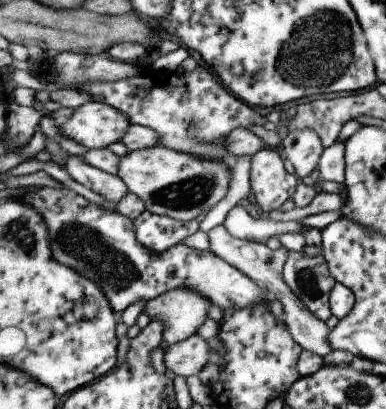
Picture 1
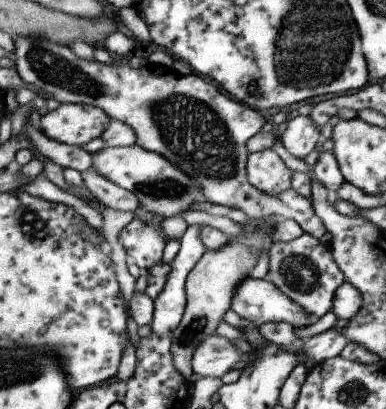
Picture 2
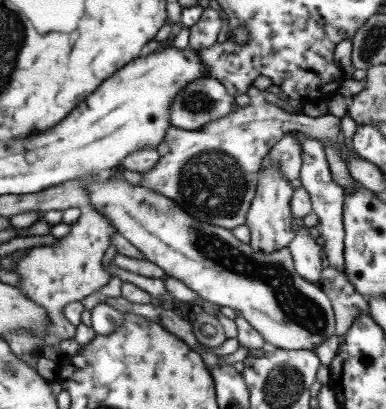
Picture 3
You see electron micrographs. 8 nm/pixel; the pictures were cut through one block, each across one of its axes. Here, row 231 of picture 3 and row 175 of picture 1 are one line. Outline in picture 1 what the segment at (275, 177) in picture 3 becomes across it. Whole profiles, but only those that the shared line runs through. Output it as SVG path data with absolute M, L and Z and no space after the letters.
M265 148L263 152L253 156L253 208L257 212L275 212L297 192L297 176L285 170L285 156L273 148Z

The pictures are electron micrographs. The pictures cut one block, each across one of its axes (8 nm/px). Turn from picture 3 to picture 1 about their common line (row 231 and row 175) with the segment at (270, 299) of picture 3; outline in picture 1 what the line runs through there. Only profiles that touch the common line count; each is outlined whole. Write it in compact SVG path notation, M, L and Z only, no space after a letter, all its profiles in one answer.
M147 148L147 150L135 150L129 152L127 158L121 158L119 164L119 174L127 186L131 188L131 194L135 194L139 200L145 202L145 208L151 210L153 214L159 216L171 216L175 220L181 222L193 222L197 218L203 218L205 214L209 214L231 190L231 180L233 180L233 170L229 170L229 166L223 166L219 162L211 162L211 160L201 160L197 156L191 154L183 154L177 150L169 150L169 148Z

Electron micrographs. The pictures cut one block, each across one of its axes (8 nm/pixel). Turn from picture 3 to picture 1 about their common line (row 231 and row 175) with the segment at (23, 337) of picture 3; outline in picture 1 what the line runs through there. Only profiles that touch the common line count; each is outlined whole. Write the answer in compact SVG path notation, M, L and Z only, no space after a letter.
M69 154L67 170L77 182L81 182L89 190L105 196L107 202L117 204L127 196L127 192L131 192L131 188L127 186L127 182L121 176L115 176L115 174L109 174L101 168L95 168L89 162L85 162L81 156Z

